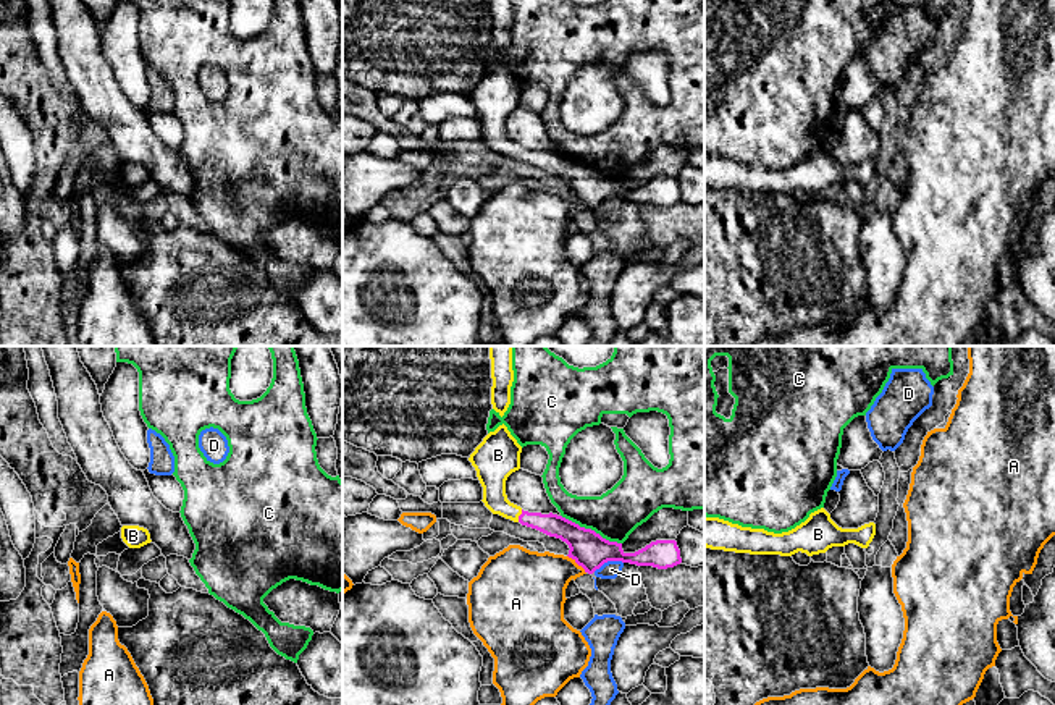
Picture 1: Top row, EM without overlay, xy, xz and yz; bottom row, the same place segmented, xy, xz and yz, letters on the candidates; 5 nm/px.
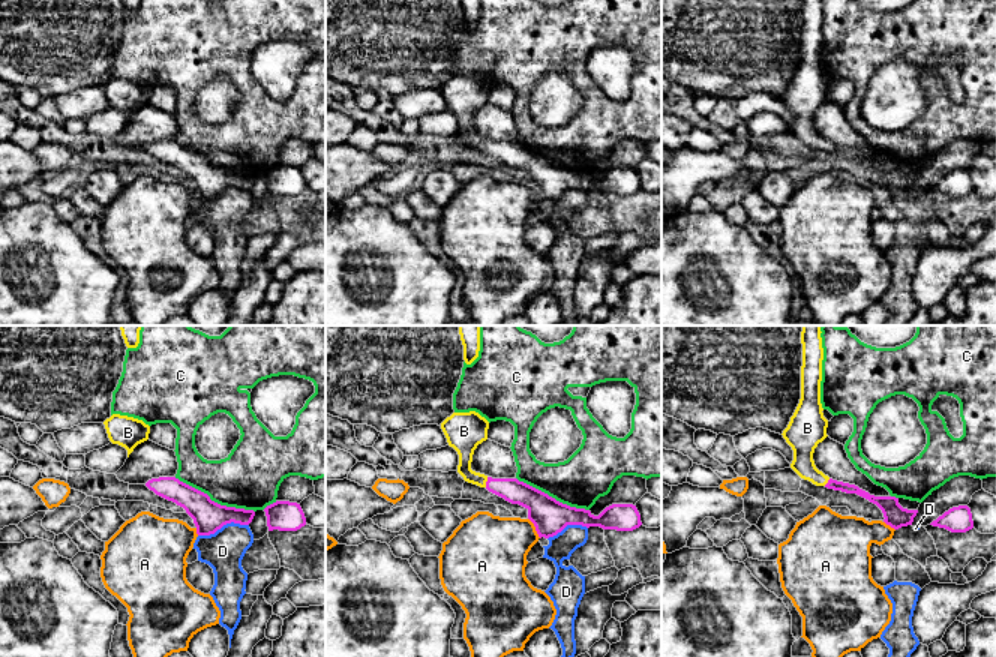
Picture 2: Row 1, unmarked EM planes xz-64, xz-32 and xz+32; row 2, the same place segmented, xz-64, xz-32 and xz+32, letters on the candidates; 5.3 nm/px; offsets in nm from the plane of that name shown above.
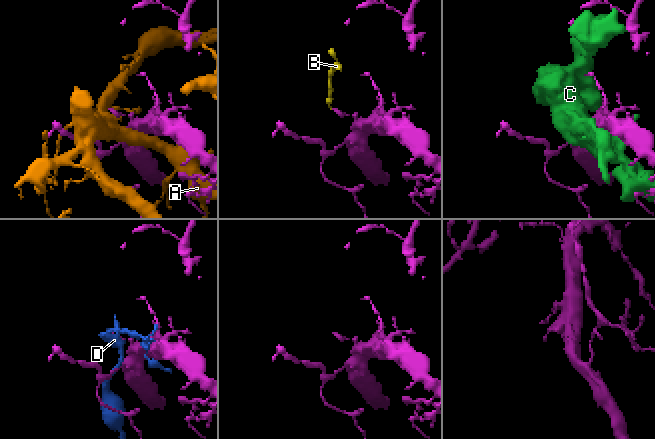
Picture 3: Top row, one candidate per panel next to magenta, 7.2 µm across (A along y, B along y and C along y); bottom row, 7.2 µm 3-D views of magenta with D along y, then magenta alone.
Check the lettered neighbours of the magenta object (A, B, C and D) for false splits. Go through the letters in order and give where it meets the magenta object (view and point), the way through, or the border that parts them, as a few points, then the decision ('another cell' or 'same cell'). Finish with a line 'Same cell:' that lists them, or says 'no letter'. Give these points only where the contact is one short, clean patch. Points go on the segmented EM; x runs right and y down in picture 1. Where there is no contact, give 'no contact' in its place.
A: xz (577, 563) | another cell
B: xz (519, 516) | across xz (551, 524), (519, 516), (495, 495), (491, 474) | same cell
C: xz (590, 529) | another cell
D: xz (608, 560) | another cell
Same cell: B

